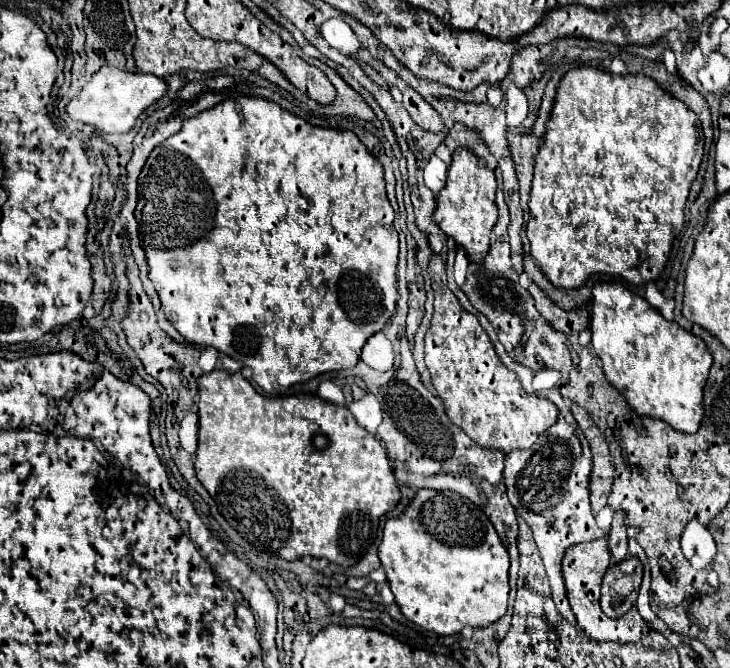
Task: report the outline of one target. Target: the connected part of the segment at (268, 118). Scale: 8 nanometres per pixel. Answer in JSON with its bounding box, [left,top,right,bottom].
[135,96,399,394]

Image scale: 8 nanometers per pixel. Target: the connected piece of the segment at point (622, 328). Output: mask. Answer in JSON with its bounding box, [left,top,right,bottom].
[591,282,713,434]

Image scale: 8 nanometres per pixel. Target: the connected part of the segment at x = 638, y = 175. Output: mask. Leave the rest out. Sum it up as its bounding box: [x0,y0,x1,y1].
[527,68,703,290]

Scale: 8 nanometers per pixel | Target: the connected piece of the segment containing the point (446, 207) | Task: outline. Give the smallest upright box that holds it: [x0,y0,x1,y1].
[433,148,497,262]

